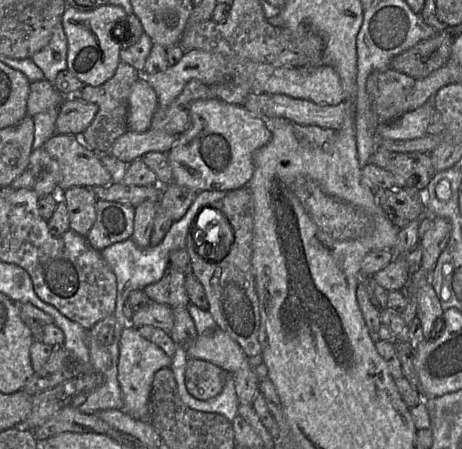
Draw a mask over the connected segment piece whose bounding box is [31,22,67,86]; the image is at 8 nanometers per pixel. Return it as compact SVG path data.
M61 22L54 27L49 43L31 57L42 70L47 81L53 84L57 74L67 69L67 38Z

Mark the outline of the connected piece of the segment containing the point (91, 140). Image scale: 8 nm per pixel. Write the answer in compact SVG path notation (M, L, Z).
M120 61L114 75L100 86L84 85L76 95L71 97L78 97L83 100L95 103L98 106L98 111L95 114L92 122L81 134L80 138L82 142L91 150L98 154L108 154L114 141L128 131L127 127L127 112L128 112L128 98L130 95L132 85L140 78L140 72L133 66Z

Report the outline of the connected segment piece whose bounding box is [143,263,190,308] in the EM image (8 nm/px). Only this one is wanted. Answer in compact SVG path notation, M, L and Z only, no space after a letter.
M170 263L163 277L158 282L147 285L143 291L151 301L168 305L171 308L187 308L190 300L185 280L186 275Z

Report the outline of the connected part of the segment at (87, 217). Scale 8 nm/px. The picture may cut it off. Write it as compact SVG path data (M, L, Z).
M74 186L58 193L66 204L70 230L85 237L96 219L97 198L91 188Z

